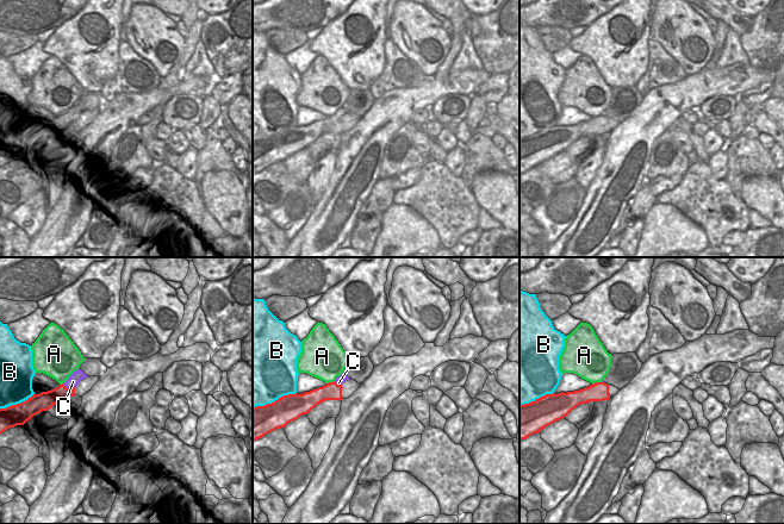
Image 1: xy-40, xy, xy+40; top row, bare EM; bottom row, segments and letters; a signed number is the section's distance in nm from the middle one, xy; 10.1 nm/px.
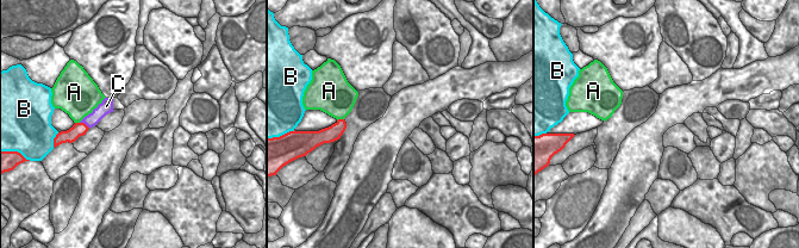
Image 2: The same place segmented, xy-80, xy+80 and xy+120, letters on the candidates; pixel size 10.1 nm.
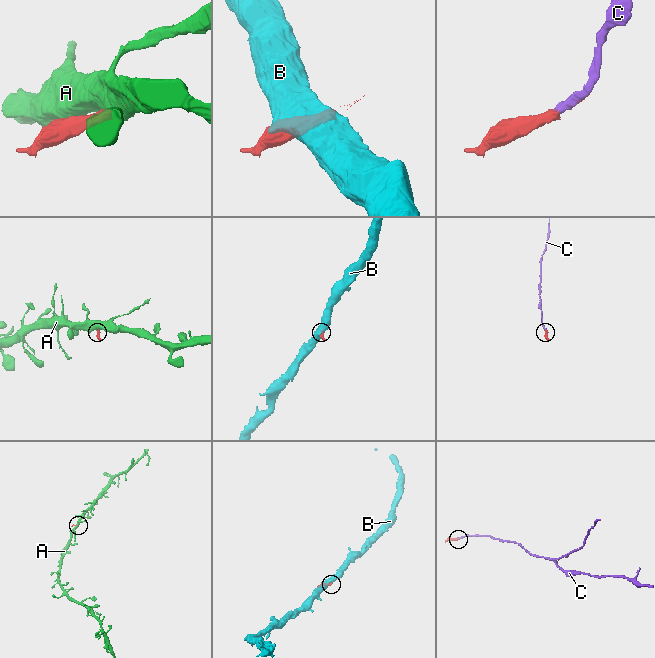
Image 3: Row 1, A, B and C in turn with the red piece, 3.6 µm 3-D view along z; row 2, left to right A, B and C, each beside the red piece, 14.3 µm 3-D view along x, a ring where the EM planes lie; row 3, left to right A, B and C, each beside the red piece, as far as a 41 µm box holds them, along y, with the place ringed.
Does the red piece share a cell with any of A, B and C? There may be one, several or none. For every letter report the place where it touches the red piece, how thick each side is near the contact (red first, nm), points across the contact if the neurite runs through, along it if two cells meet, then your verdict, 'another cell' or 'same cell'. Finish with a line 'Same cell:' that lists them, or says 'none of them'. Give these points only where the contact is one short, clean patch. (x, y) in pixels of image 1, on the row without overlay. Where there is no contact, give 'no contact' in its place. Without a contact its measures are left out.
A: meets red in xy+40 at (596, 116); 190 nm thick on the red side, 380 nm on the other; border along xy+40 (601, 114), (596, 114), (592, 118); another cell
B: meets red in xy at (275, 133); 280 nm thick on the red side, 500 nm on the other; another cell
C: meets red in xy-40 at (68, 122); 170 nm thick on the red side, 120 nm on the other; same cell
Same cell: C

